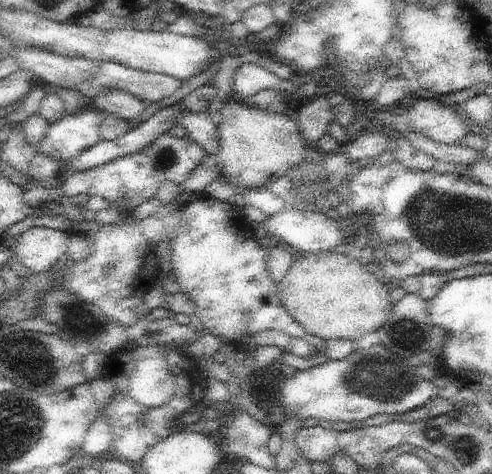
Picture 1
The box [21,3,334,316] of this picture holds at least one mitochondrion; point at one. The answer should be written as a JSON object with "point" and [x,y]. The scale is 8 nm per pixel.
{"point":[163,160]}

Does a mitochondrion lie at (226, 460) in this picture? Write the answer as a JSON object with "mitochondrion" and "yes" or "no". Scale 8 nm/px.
{"mitochondrion":"no"}

